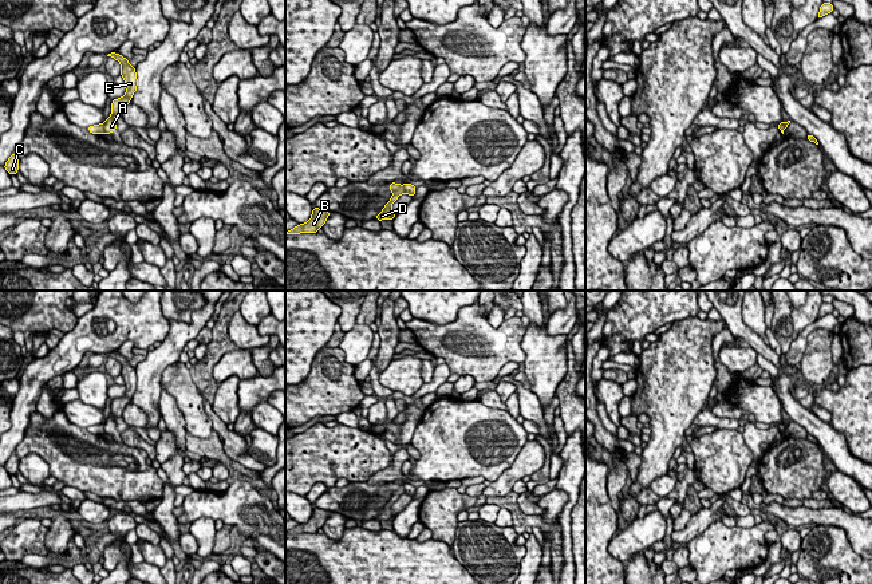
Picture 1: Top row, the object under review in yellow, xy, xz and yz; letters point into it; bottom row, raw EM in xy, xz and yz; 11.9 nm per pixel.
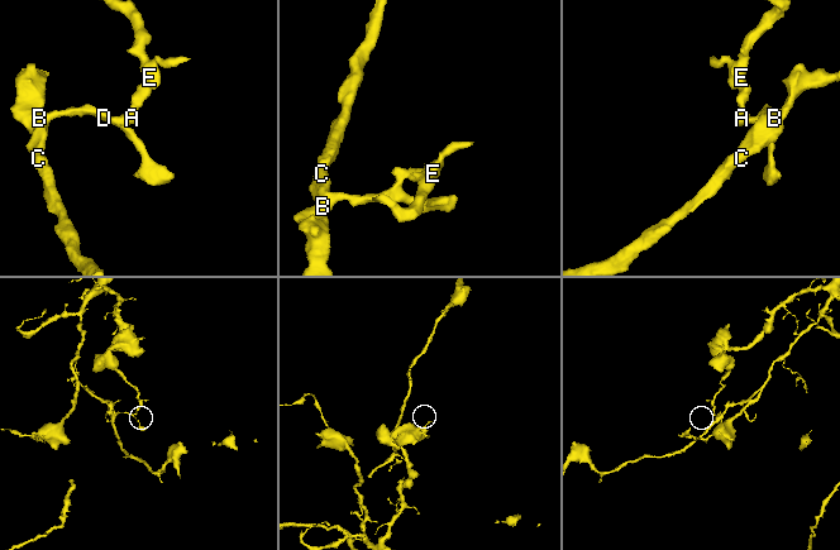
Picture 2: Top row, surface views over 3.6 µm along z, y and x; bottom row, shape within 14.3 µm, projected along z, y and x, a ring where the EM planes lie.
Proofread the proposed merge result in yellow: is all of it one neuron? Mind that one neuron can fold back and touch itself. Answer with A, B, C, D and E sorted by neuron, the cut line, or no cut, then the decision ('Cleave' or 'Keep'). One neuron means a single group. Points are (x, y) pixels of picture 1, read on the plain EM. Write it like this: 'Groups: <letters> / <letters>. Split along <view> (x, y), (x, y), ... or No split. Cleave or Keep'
Groups: A E / B C D. Split along xy (103, 423), (106, 433). Cleave

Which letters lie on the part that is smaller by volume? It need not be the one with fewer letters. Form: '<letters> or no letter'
B, C, D

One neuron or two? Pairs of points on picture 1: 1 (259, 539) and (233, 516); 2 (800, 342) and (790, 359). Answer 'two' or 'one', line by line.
1: one
2: one

